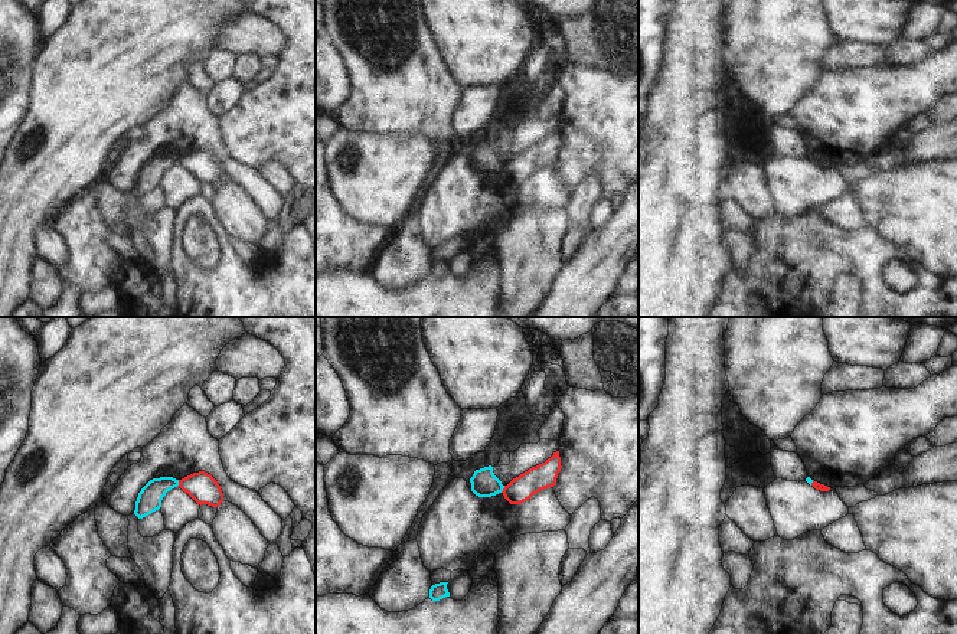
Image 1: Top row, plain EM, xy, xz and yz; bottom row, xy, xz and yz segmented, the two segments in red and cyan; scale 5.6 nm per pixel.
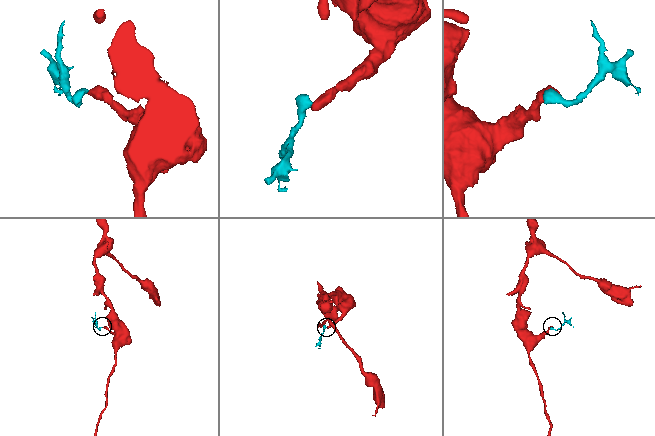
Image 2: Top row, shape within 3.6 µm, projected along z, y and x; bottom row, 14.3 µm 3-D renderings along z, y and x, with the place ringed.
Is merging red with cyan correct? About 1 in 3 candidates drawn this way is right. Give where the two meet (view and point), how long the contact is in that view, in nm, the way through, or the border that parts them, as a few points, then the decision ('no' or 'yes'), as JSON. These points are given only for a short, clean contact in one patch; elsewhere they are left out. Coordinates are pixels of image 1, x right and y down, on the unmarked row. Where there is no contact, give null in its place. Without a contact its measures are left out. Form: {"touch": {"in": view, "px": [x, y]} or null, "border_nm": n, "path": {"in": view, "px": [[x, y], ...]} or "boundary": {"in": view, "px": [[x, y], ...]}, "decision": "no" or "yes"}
{"touch": {"in": "xy", "px": [179, 160]}, "border_nm": 40, "boundary": {"in": "xy", "px": [[179, 157], [176, 163]]}, "decision": "no"}

